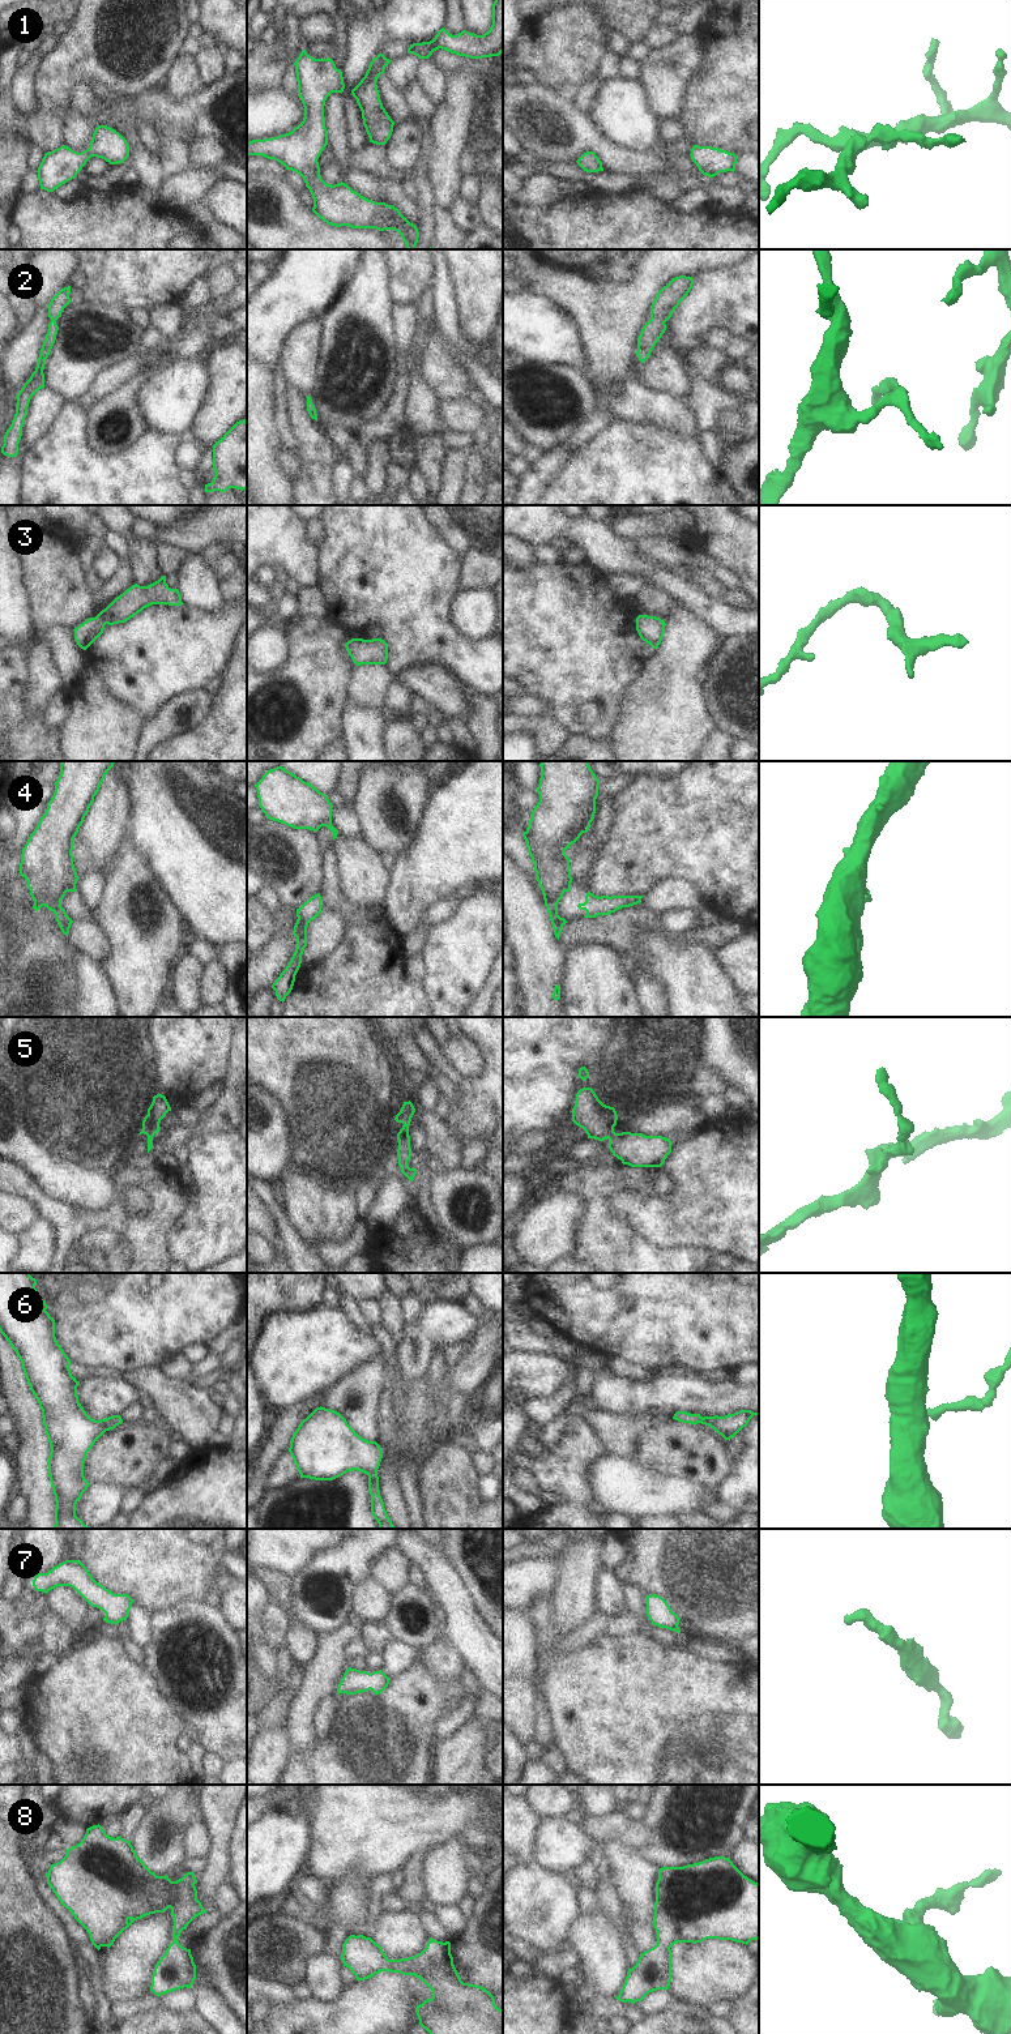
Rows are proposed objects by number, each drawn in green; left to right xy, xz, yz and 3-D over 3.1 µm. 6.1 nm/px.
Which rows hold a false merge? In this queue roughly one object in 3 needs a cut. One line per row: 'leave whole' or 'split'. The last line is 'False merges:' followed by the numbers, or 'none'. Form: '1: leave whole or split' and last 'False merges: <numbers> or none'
1: leave whole
2: leave whole
3: leave whole
4: split
5: leave whole
6: leave whole
7: leave whole
8: leave whole
False merges: 4

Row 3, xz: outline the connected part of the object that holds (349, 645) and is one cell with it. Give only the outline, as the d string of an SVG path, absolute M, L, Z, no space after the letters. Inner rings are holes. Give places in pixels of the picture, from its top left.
M351 638L345 648L357 666L385 665L388 659L388 644L381 638Z

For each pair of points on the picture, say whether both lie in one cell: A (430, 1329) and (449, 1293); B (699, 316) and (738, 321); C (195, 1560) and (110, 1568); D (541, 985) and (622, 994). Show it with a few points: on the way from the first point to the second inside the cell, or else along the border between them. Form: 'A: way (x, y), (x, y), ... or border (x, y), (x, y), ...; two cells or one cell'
A: border (457, 1300), (426, 1302), (422, 1304); two cells
B: way (708, 316), (729, 316); one cell
C: way (174, 1563), (131, 1563); one cell
D: border (566, 957), (566, 973), (562, 982), (564, 1003); two cells

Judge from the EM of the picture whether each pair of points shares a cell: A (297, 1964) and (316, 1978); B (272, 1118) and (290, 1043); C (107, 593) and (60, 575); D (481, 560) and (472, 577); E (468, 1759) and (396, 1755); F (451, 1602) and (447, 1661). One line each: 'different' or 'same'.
A: different
B: different
C: same
D: same
E: different
F: different

